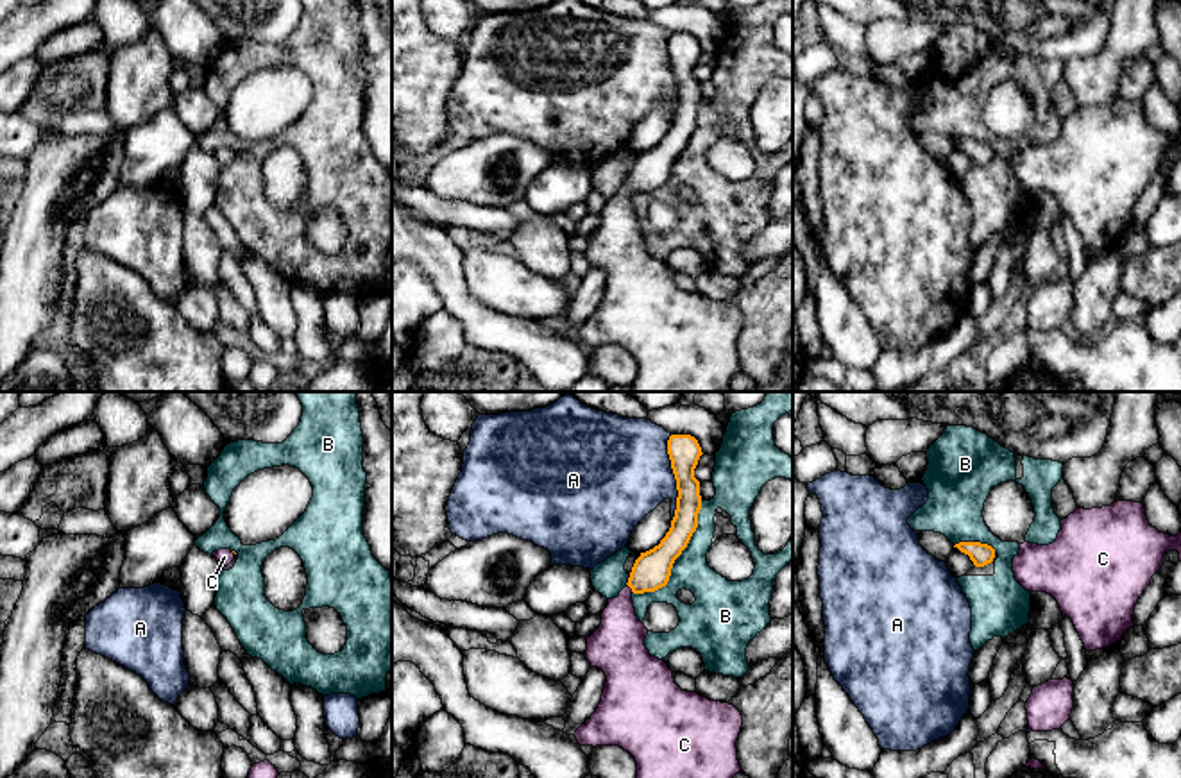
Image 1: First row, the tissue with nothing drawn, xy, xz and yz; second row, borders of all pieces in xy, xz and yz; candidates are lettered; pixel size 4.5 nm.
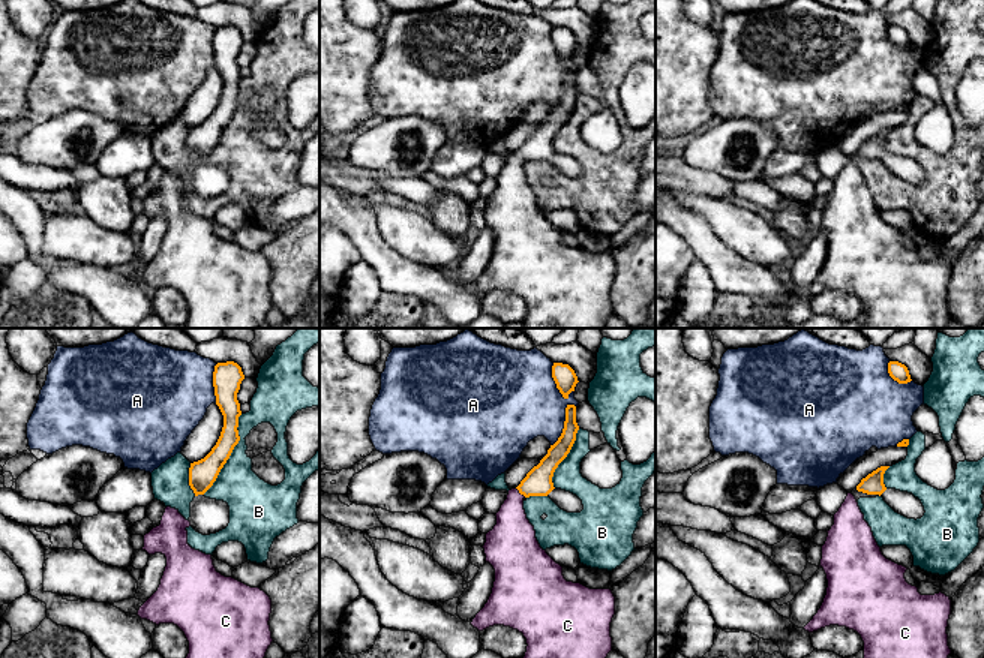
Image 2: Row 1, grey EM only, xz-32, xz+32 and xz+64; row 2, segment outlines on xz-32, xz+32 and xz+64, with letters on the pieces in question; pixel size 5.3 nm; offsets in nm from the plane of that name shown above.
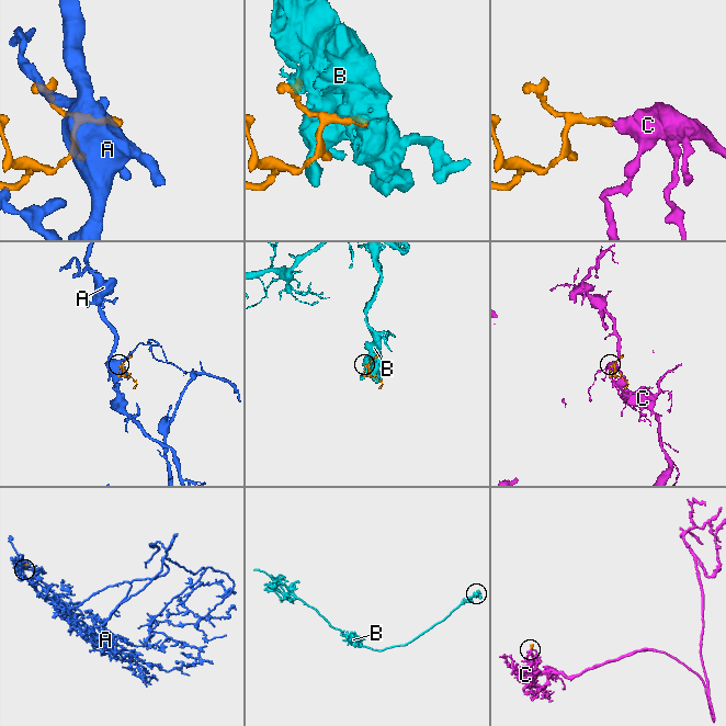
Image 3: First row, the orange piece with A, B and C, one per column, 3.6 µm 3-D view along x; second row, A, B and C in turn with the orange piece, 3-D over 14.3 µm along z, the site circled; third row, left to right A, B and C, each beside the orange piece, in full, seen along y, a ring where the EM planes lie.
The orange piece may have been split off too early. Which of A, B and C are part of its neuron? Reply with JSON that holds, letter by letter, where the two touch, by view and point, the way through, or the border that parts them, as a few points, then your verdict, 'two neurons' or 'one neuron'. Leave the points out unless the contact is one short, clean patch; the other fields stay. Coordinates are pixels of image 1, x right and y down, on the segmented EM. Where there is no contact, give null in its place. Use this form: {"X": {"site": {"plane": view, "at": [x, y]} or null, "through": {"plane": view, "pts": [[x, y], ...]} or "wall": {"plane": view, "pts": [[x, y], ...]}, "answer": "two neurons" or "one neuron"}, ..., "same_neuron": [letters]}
{"A": {"site": {"plane": "xz", "at": [675, 476]}, "answer": "two neurons"}, "B": {"site": {"plane": "xz", "at": [677, 557]}, "answer": "two neurons"}, "C": {"site": {"plane": "xz", "at": [628, 585]}, "through": {"plane": "xz", "pts": [[652, 569], [637, 583], [628, 585], [620, 610], [620, 639]]}, "answer": "one neuron"}, "same_neuron": ["C"]}

